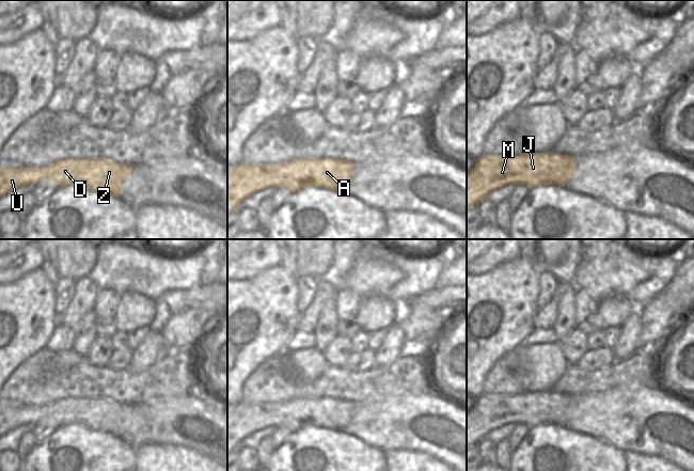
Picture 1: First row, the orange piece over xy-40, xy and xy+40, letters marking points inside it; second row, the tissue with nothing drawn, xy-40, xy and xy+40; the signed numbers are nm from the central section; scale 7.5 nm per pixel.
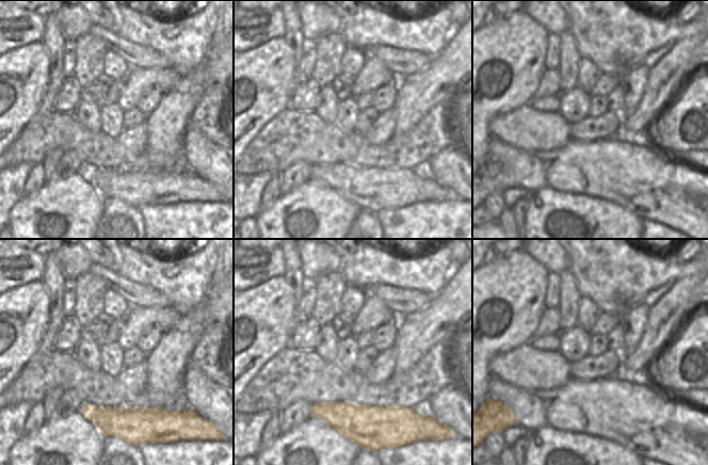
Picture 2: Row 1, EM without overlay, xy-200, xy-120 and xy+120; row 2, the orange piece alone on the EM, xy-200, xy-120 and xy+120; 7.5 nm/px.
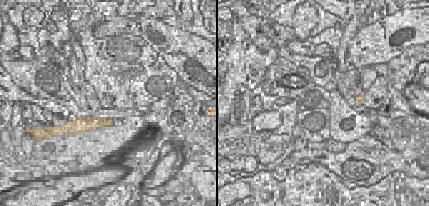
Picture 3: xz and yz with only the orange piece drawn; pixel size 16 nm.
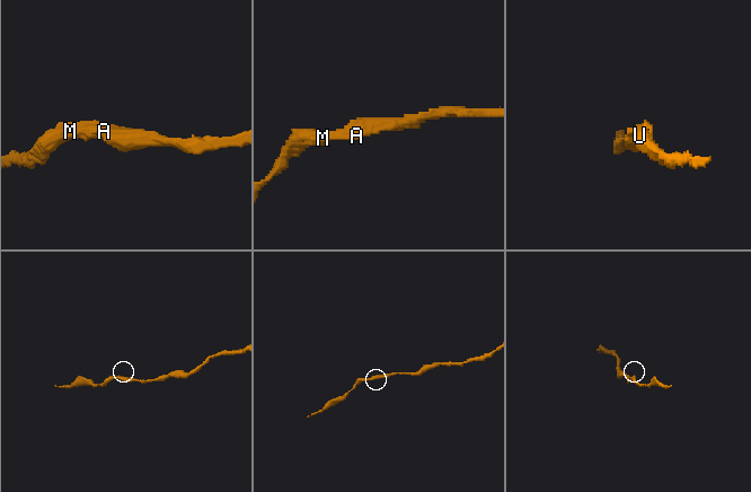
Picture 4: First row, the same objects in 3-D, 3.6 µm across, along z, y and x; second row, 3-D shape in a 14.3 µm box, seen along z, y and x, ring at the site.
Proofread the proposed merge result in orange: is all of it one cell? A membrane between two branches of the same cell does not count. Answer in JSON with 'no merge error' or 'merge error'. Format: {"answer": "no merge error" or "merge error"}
{"answer": "no merge error"}

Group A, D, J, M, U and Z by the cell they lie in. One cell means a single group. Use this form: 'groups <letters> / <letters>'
groups A D J M U Z

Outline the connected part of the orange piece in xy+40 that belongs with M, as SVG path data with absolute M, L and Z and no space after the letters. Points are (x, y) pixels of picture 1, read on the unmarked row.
M523 392L515 396L508 394L483 394L474 407L467 408L467 448L477 445L491 430L506 424L525 424L529 428L538 424L565 423L575 408L575 396L547 392Z

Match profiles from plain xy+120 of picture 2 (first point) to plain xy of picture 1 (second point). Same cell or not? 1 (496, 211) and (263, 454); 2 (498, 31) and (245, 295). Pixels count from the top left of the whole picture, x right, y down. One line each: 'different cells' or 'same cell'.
1: different cells
2: same cell

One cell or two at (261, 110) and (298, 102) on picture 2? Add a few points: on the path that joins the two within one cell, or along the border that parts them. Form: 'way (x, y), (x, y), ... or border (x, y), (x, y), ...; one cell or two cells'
border (298, 86), (291, 96), (289, 106); two cells

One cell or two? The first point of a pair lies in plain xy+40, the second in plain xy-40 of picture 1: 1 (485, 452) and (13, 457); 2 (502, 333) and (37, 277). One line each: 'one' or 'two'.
1: one
2: one

